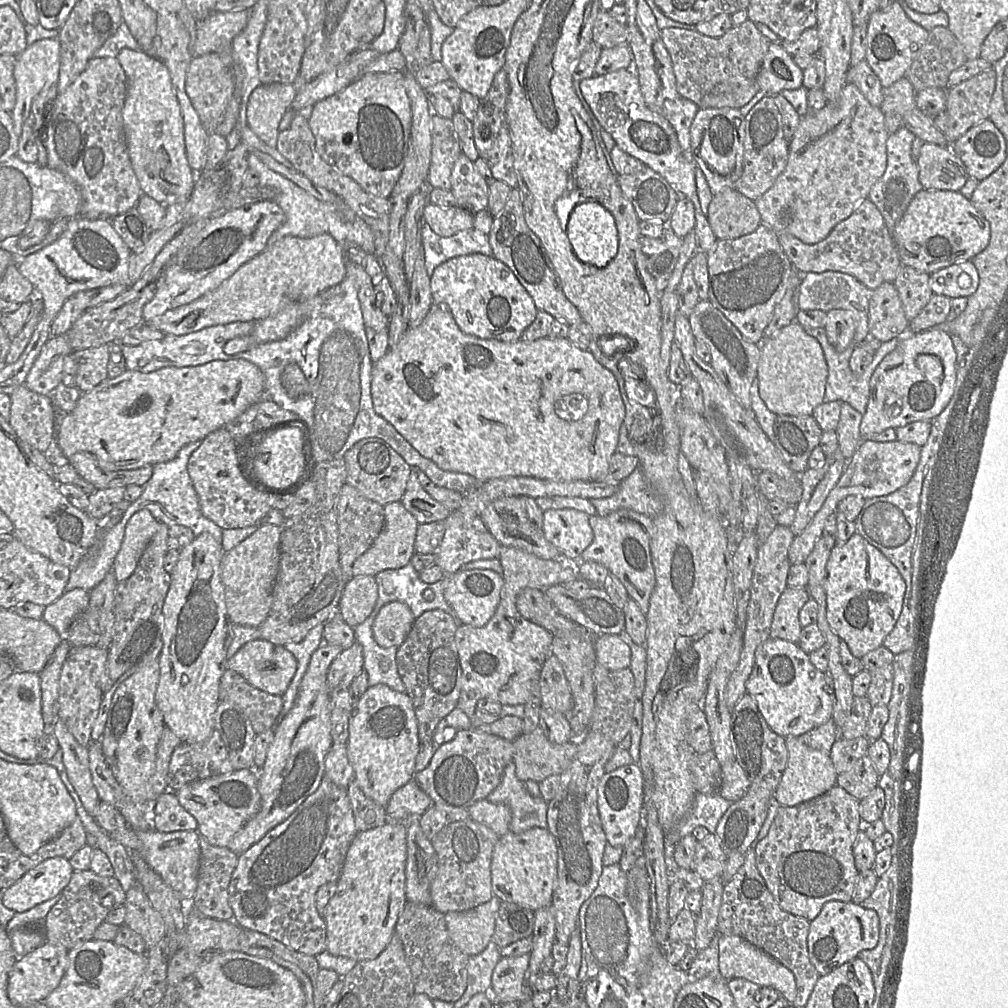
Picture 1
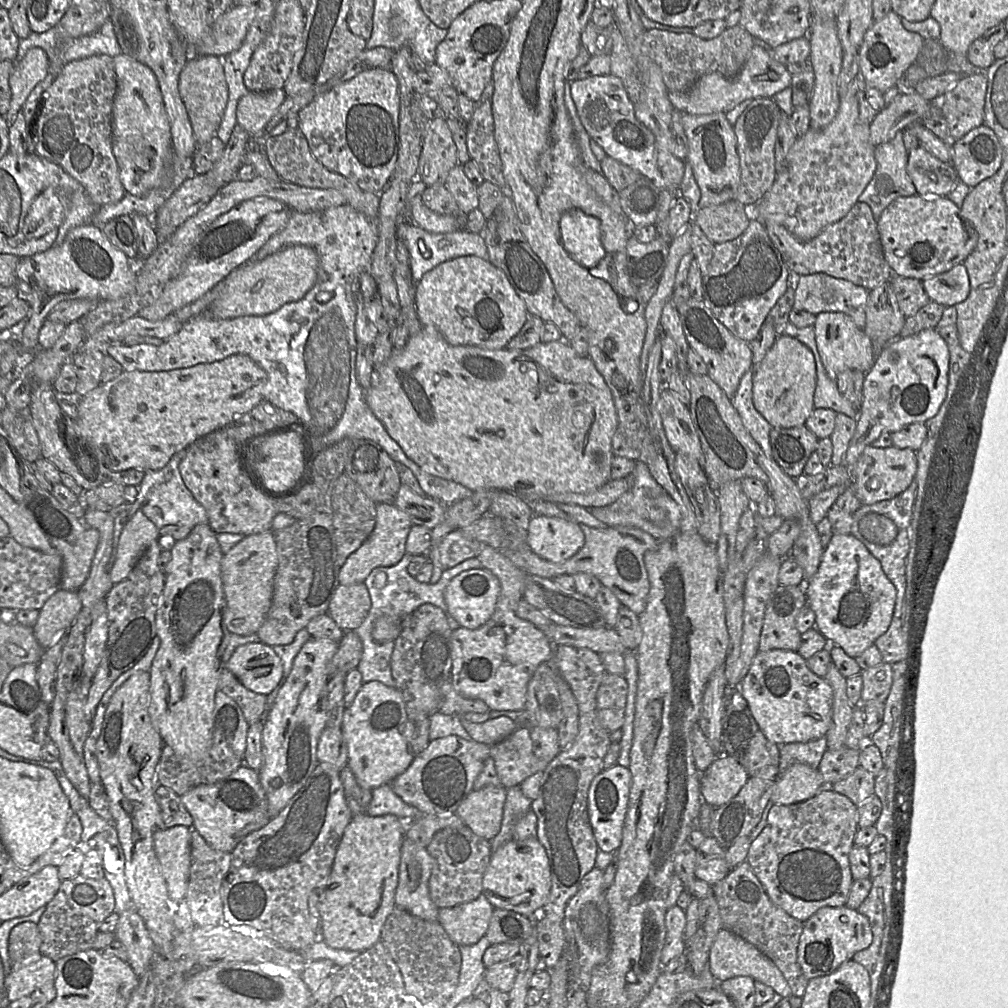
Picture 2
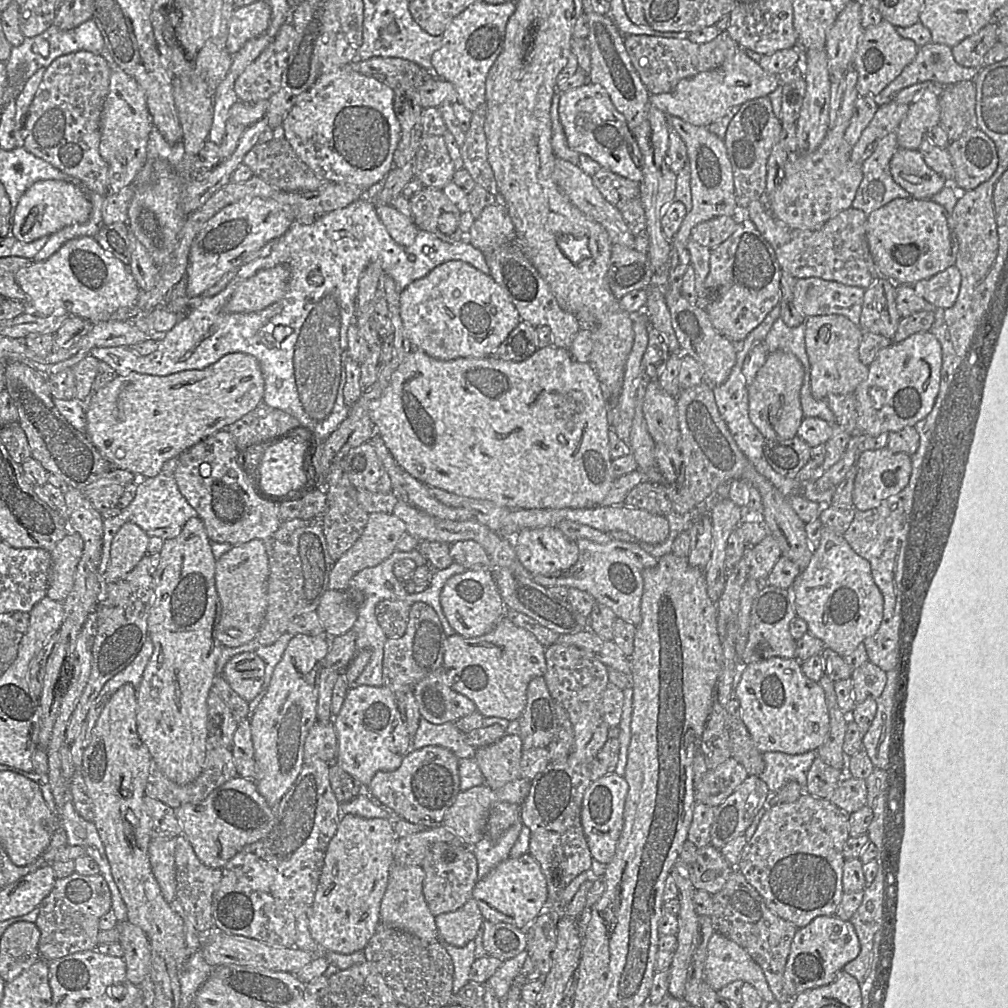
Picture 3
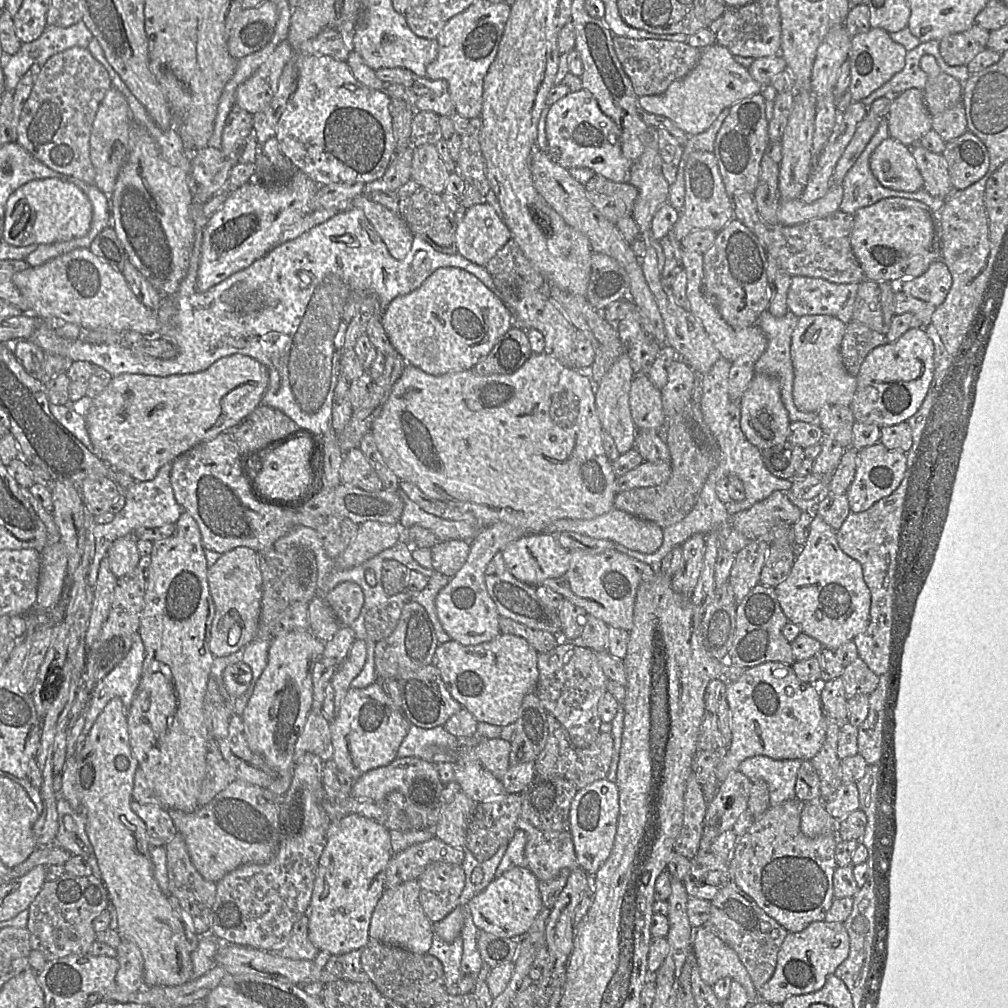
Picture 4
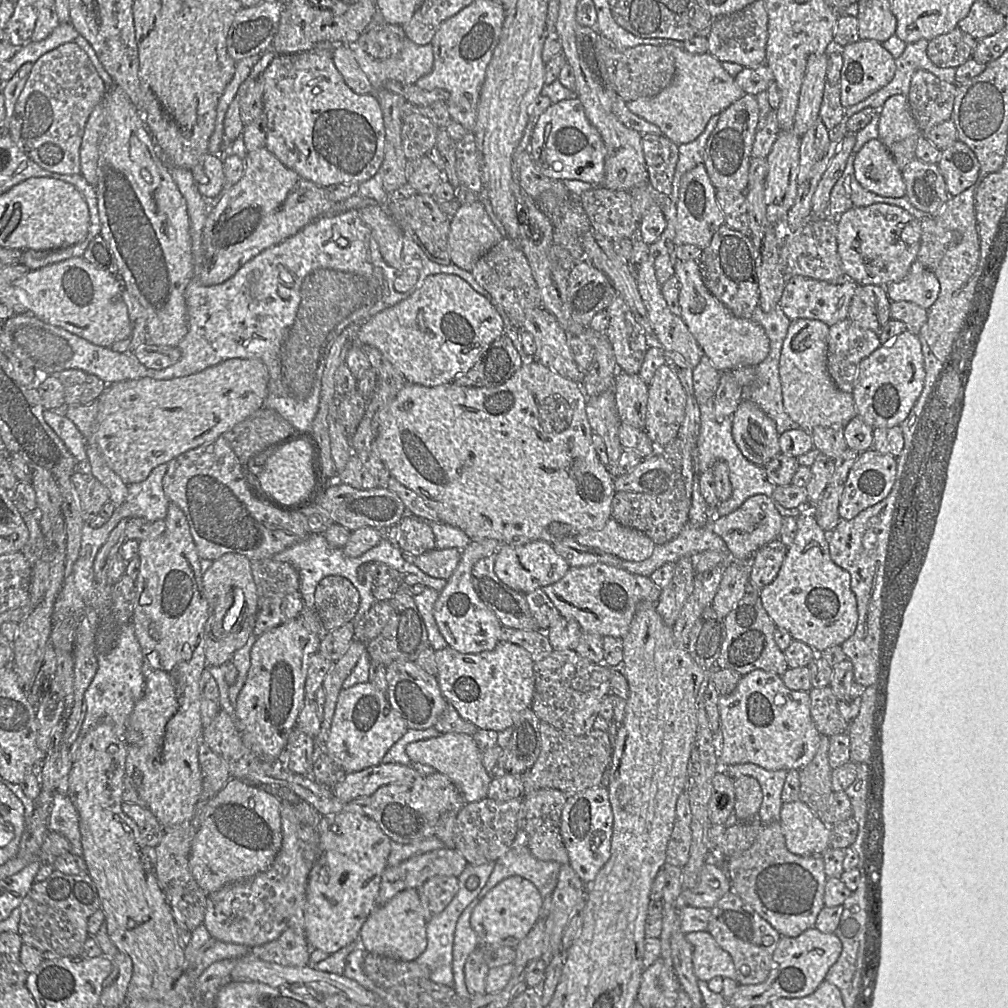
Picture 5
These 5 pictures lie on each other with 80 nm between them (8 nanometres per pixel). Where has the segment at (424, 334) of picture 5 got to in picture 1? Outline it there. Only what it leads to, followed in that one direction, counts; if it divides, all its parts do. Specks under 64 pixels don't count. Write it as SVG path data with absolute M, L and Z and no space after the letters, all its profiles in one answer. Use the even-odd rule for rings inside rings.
M480 253L454 257L430 275L433 304L444 304L459 328L482 339L515 342L539 310L511 269L493 256Z

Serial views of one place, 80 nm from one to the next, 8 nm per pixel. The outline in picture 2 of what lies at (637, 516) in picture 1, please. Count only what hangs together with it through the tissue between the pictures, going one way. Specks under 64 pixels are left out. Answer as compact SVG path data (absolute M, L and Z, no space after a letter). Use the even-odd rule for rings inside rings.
M486 515L474 523L462 528L466 536L492 547L504 554L514 565L531 577L557 578L574 576L584 572L595 576L603 586L609 588L617 597L621 606L625 606L640 616L646 607L646 599L650 590L648 574L645 568L644 555L647 550L639 540L631 535L624 535L615 527L592 528L580 525L585 542L580 551L564 563L549 563L531 552L528 547L515 546L504 534L498 519L486 518Z

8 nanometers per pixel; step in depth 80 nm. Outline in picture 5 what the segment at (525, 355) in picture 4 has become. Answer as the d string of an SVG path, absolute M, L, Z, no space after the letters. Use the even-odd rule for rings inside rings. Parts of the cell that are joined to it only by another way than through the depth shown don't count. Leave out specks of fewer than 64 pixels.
M509 335L496 339L466 373L452 382L465 387L494 387L501 385L524 364L522 355Z

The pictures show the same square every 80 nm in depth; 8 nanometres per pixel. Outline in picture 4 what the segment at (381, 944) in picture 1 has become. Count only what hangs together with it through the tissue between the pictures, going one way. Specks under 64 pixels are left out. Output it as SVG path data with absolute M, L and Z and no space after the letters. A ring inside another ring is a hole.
M359 814L331 822L306 911L308 937L319 950L341 955L367 944L371 916L385 891L386 869L393 854L390 831L382 824Z

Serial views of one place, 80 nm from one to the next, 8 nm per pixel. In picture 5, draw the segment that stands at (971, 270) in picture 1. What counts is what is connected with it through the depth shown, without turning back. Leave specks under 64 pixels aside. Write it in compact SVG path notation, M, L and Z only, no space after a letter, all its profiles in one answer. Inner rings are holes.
M915 261L907 277L885 288L891 302L908 301L929 309L938 298L940 284L933 271Z

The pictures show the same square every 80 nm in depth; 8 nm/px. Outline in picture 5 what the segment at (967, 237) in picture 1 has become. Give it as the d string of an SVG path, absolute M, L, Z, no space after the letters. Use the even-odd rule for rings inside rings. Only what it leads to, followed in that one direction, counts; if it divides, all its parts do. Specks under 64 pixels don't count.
M886 203L857 207L837 218L837 245L846 279L859 285L889 285L908 276L917 259L921 224L907 210Z

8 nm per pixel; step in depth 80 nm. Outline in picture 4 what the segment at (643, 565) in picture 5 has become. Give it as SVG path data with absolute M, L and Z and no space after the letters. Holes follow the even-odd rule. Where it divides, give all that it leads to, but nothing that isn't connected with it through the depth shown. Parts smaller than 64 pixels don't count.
M706 480L704 487L700 493L698 501L691 512L681 521L664 529L664 540L658 550L651 554L643 554L637 551L632 551L620 544L615 544L614 549L627 554L629 557L642 561L650 565L655 573L658 573L659 566L662 560L672 551L673 548L683 545L691 536L695 534L708 535L714 531L719 533L720 547L727 536L734 530L729 523L732 517L726 511L726 505L728 503L722 502L717 496L716 483L711 480Z

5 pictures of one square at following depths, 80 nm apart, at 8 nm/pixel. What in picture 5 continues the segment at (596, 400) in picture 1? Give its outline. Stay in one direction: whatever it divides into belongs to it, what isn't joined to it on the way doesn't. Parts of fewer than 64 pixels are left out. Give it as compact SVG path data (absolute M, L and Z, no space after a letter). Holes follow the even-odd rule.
M532 358L531 362L525 362L507 381L494 387L465 387L454 382L432 387L406 383L381 416L375 444L391 477L417 493L437 513L440 522L461 529L471 541L495 539L501 545L520 545L543 540L555 545L581 532L600 530L611 517L612 500L616 493L615 477L601 462L594 447L593 432L586 413L587 395L580 383L561 376Z

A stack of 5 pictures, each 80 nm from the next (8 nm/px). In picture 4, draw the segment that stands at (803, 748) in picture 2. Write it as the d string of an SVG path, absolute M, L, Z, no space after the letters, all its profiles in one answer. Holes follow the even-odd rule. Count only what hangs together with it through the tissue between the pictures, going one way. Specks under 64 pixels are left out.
M754 756L743 761L738 772L749 779L763 780L768 786L770 807L795 799L795 783L801 759L775 760L767 756Z

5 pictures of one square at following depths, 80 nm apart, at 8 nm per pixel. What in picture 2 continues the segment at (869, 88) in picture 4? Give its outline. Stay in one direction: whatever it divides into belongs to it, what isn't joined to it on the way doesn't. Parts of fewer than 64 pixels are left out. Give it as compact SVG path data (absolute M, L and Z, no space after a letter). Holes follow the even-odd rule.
M892 10L883 19L874 21L858 49L859 72L865 85L876 88L882 94L895 86L914 63L924 41L919 34L906 30L901 17Z

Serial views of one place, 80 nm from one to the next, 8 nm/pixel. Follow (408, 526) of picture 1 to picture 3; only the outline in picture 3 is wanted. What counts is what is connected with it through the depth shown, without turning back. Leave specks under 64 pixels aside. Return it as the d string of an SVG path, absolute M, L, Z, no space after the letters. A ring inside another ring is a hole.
M393 513L370 514L362 535L339 560L335 561L330 573L329 590L348 589L350 580L358 572L375 567L389 558L397 550L397 544L405 534L405 523Z

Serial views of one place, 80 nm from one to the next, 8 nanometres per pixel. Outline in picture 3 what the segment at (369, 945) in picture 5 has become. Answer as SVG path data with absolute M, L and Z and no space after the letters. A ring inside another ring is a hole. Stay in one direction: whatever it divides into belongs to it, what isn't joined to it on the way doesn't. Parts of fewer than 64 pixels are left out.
M393 865L388 885L380 904L380 923L405 931L425 942L438 941L439 932L435 916L431 913L423 895L425 871L422 866L403 867Z

